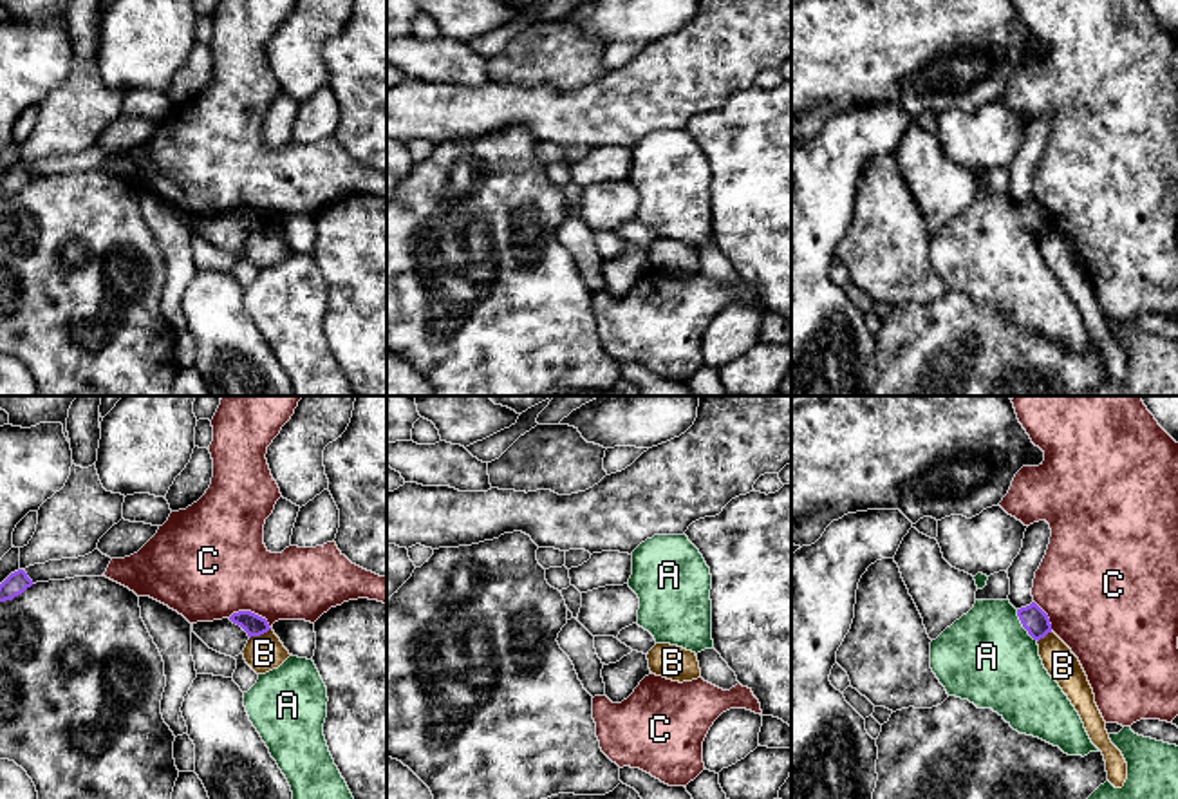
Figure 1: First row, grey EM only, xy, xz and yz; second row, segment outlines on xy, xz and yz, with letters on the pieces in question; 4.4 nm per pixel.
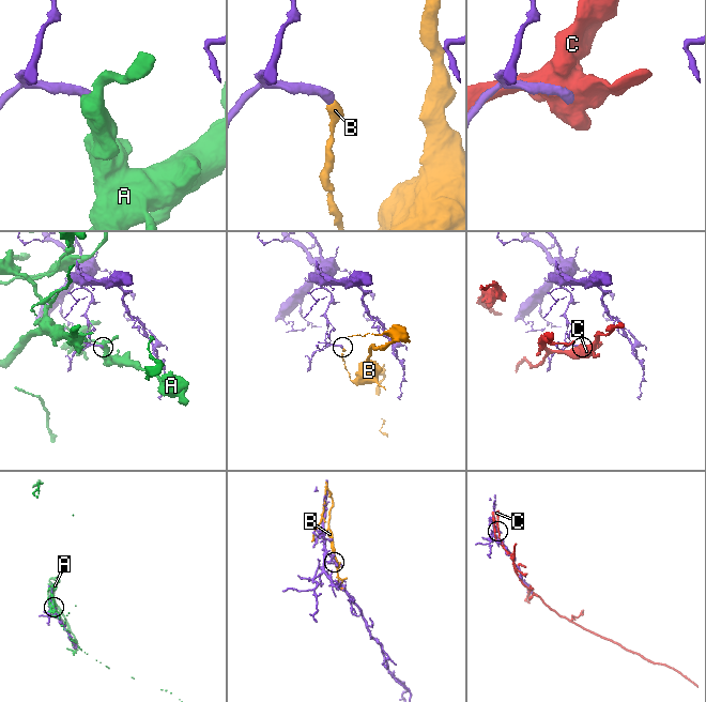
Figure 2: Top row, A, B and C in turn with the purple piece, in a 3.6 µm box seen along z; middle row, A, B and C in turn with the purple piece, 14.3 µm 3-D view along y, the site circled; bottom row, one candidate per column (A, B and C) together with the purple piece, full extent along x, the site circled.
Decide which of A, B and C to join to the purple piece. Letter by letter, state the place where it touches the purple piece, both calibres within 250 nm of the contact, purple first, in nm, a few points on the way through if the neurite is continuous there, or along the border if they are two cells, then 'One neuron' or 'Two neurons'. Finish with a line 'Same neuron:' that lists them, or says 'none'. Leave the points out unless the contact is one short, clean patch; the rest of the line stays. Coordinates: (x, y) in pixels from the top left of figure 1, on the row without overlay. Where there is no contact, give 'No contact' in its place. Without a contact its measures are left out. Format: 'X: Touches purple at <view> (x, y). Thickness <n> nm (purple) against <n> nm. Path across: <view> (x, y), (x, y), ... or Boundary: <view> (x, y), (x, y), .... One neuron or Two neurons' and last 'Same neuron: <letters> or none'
A: Touches purple at yz (1023, 221). Thickness 110 nm (purple) against 420 nm. Two neurons
B: Touches purple at xy (259, 230). Thickness 90 nm (purple) against 160 nm. Two neurons
C: Touches purple at xy (250, 206). Thickness 90 nm (purple) against 440 nm. Two neurons
Same neuron: none

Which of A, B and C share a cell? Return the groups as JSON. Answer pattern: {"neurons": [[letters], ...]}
{"neurons": [["A"], ["B"], ["C"]]}

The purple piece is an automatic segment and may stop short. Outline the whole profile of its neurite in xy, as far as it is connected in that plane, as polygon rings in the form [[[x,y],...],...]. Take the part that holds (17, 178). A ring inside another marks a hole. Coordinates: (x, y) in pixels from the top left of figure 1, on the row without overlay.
[[[23,164],[11,168],[0,179],[0,197],[13,195],[14,192],[22,190],[31,181],[33,181],[33,175],[27,172]]]

